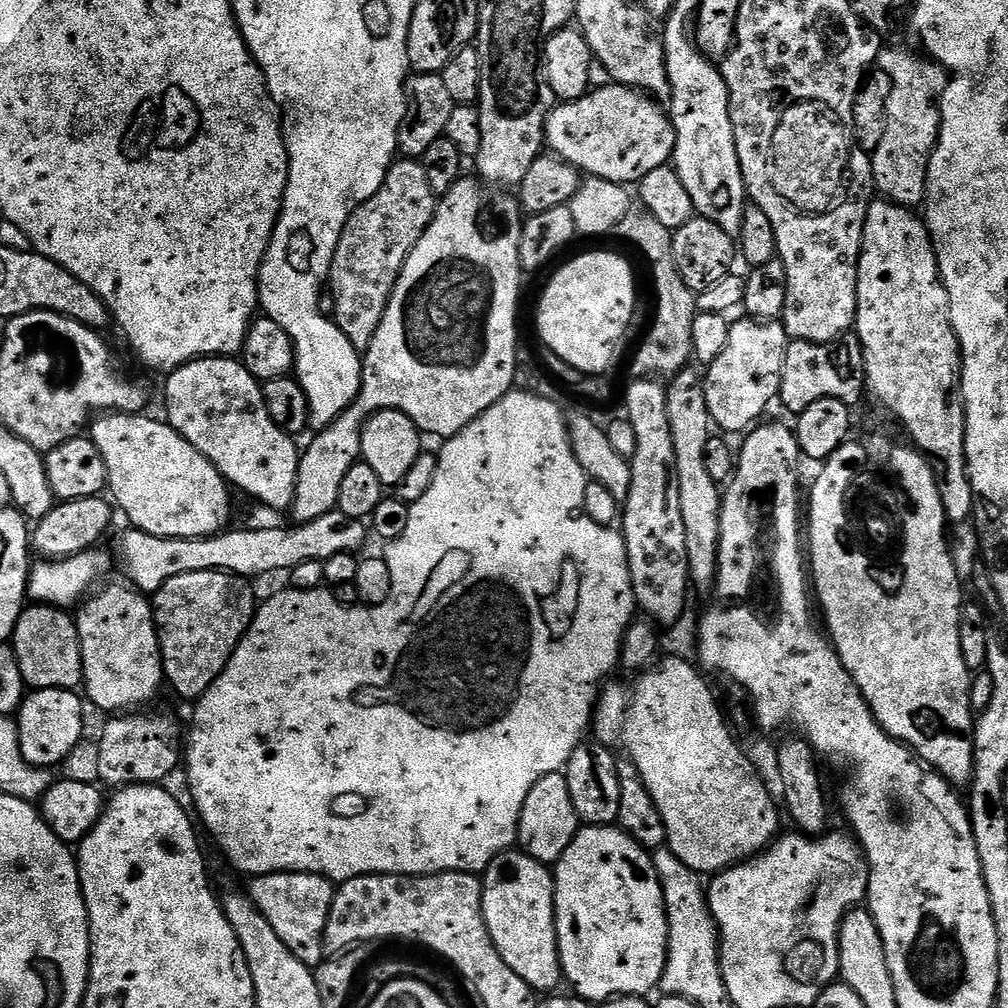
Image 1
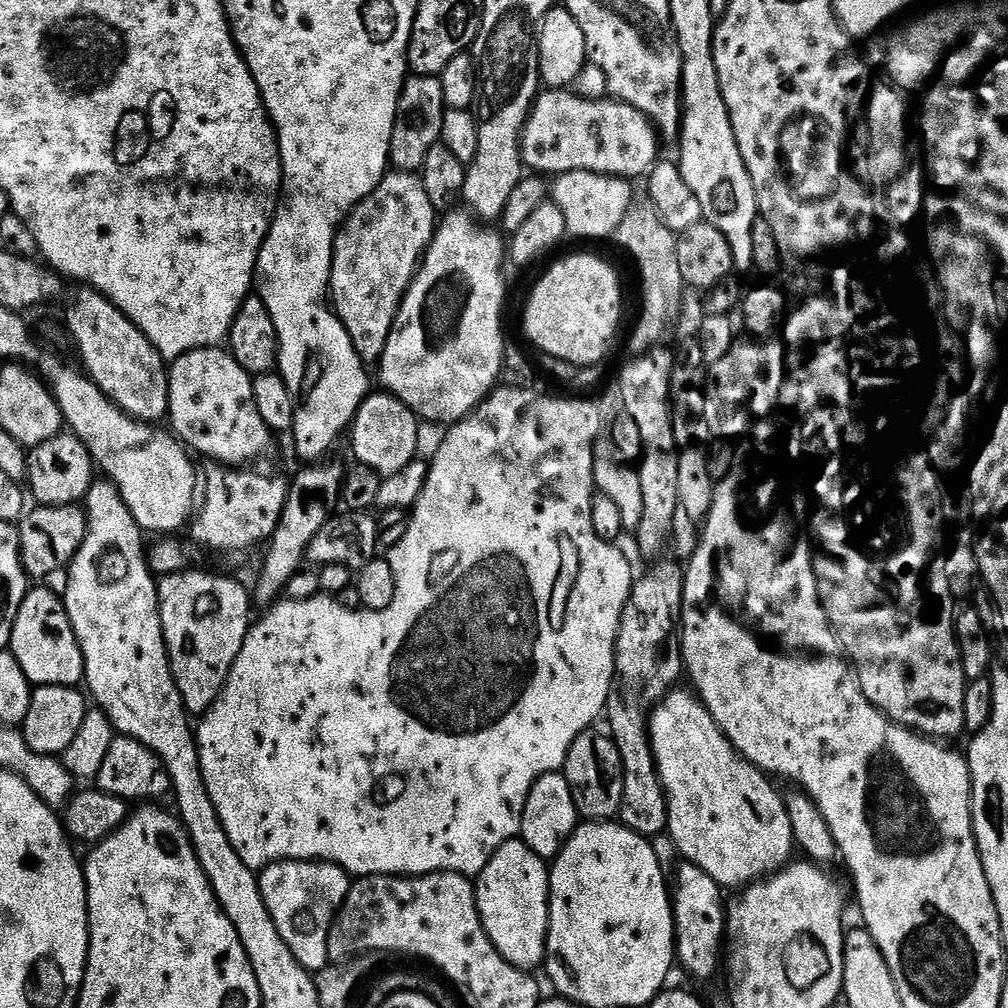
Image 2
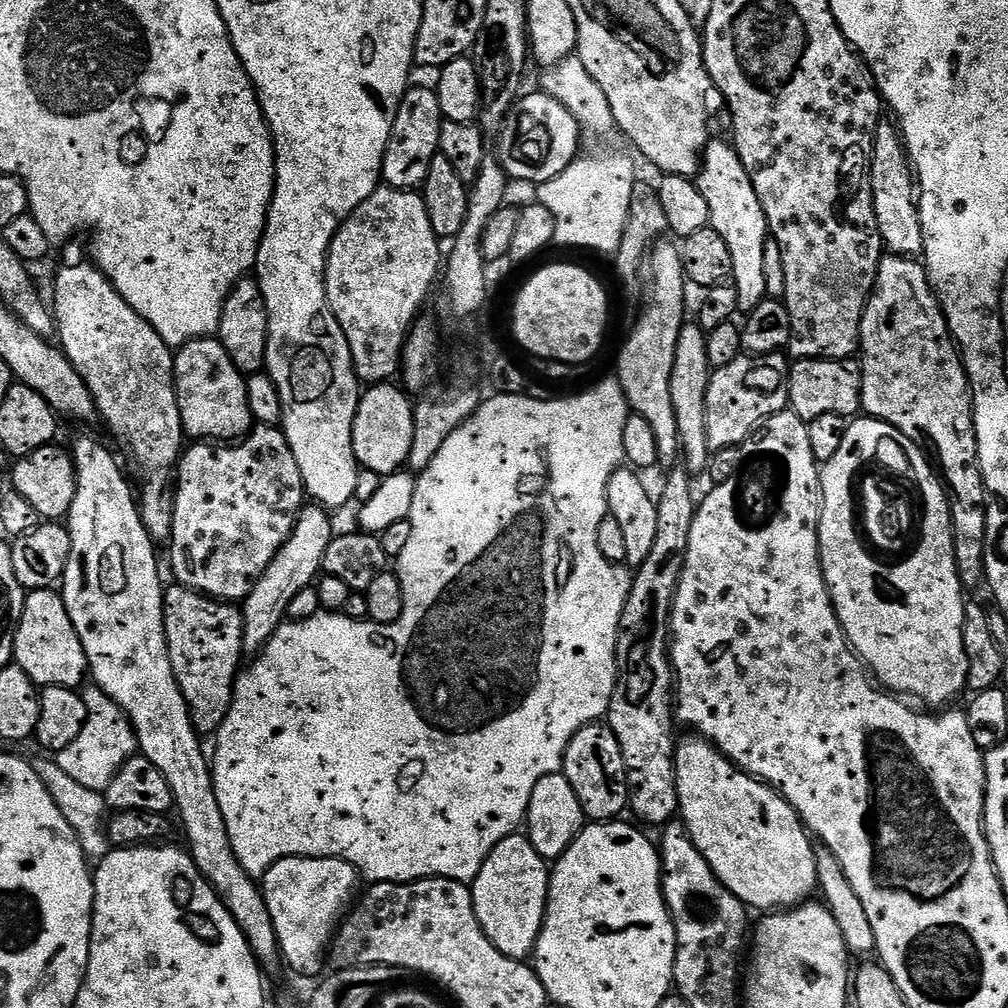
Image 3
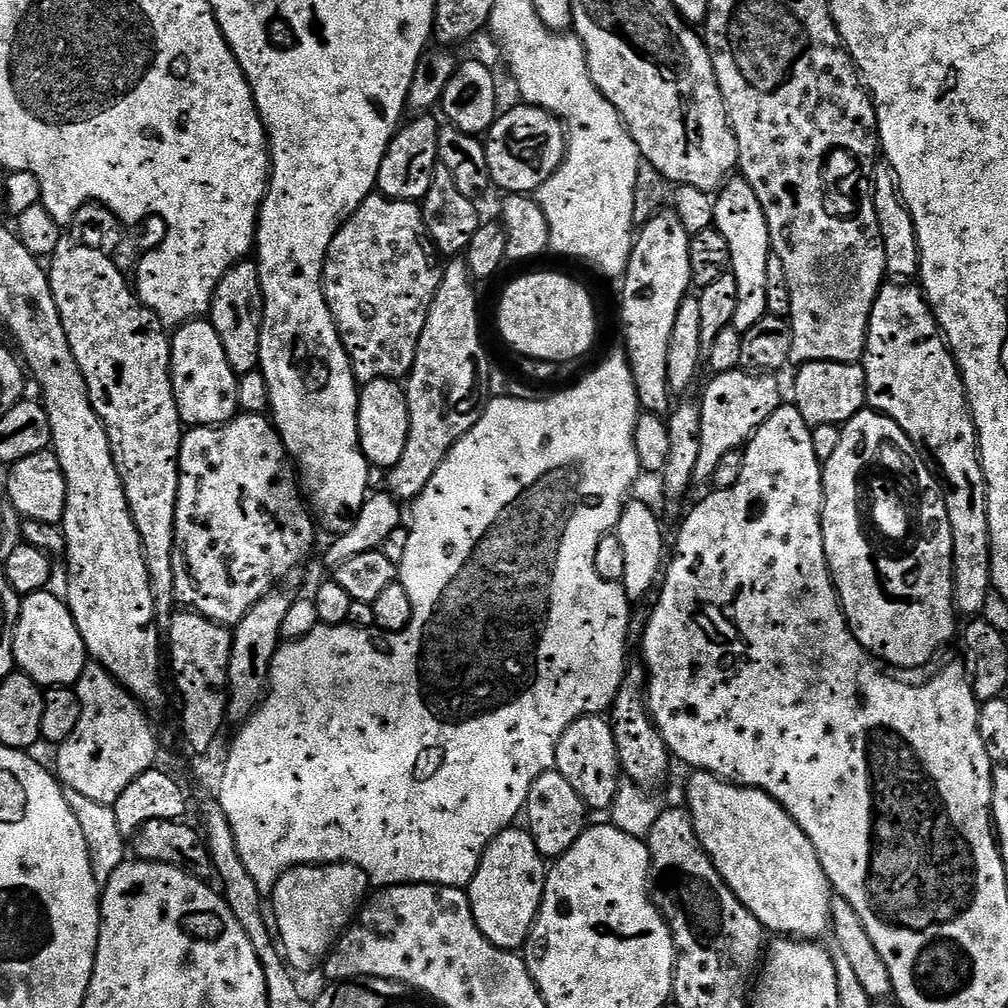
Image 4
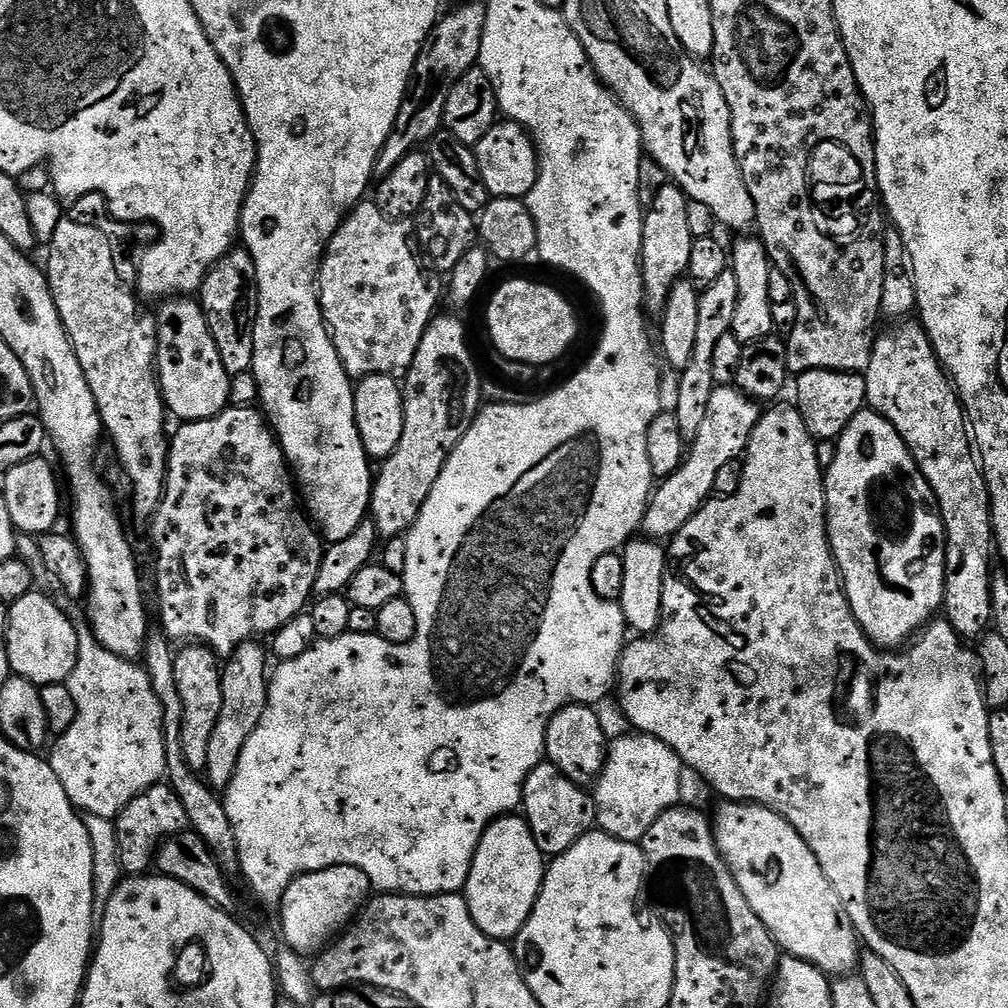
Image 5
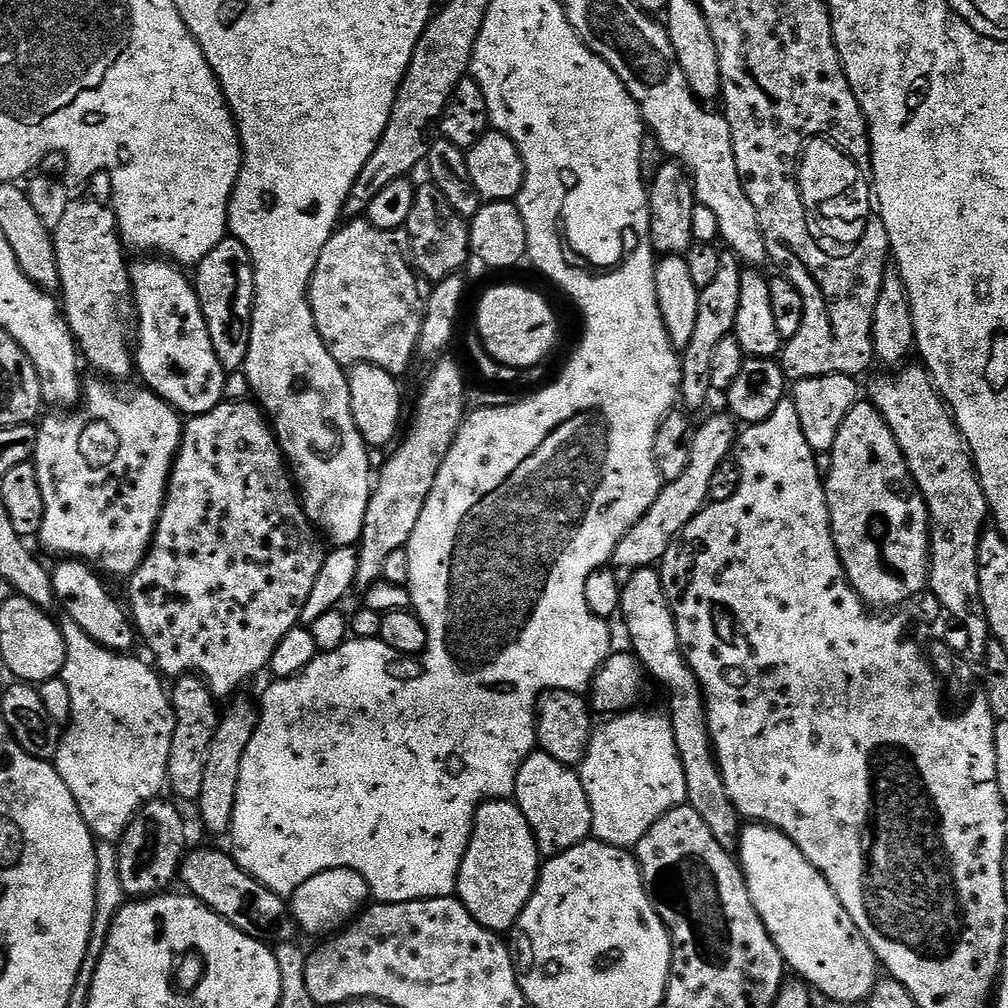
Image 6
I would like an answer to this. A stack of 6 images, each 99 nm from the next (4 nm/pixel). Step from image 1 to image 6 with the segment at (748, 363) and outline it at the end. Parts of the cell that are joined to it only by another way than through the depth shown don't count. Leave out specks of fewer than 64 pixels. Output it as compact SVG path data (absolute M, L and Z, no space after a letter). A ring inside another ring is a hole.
M731 415L712 416L704 425L699 425L694 434L694 446L690 448L690 466L686 466L686 474L677 480L669 480L663 485L650 510L635 526L614 546L614 554L610 561L616 570L628 568L651 568L663 561L666 550L680 537L680 532L709 503L708 491L710 478L714 478L714 470L722 466L724 460L733 455L738 439L738 424Z

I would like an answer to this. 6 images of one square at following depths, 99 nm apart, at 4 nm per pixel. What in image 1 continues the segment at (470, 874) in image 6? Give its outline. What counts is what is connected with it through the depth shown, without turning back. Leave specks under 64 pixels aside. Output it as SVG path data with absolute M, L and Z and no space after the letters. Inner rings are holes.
M522 850L499 852L483 873L482 883L484 921L498 954L502 954L506 966L510 966L510 970L514 970L514 974L518 974L518 978L525 980L537 993L555 993L559 989L556 987L562 984L562 973L556 945L556 882L549 865L538 863Z

